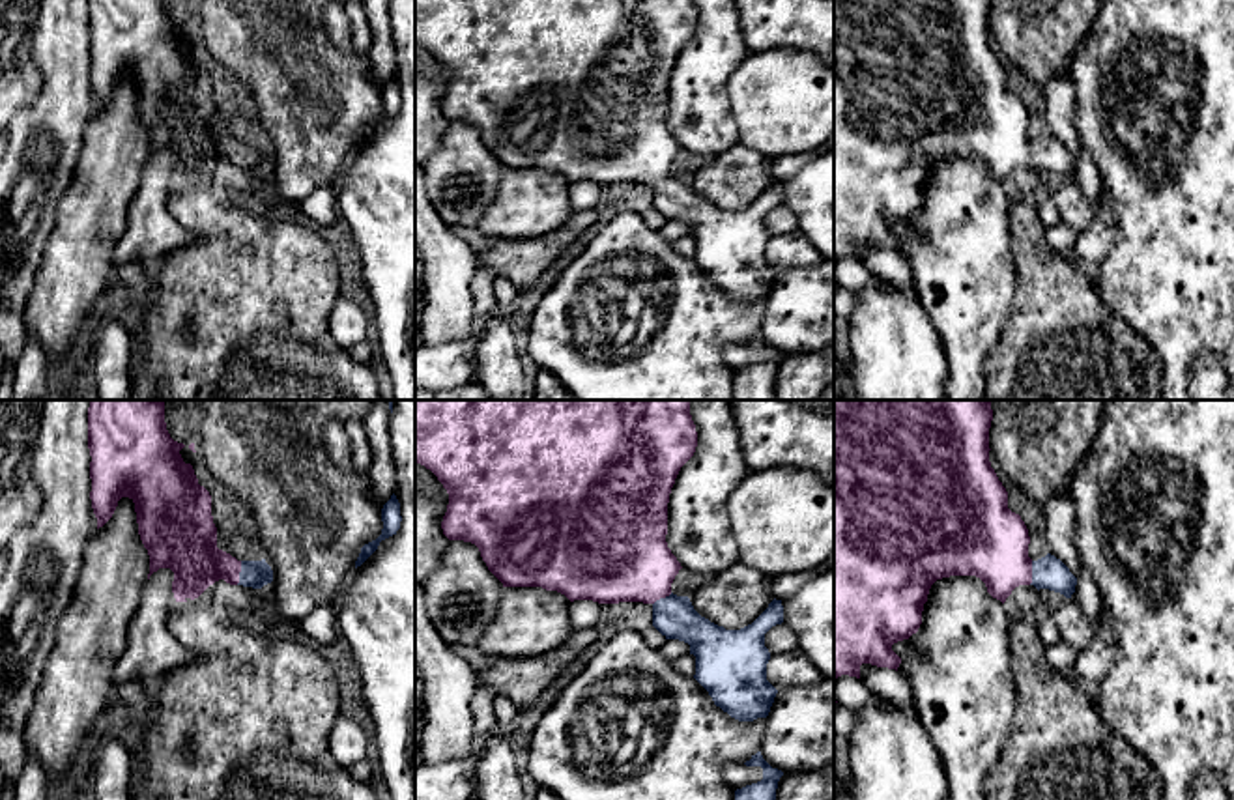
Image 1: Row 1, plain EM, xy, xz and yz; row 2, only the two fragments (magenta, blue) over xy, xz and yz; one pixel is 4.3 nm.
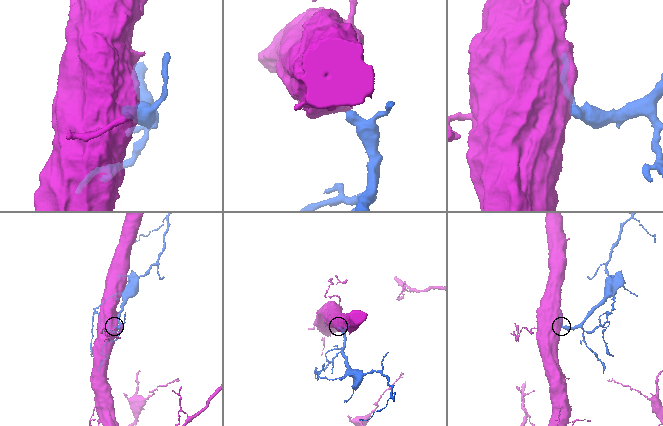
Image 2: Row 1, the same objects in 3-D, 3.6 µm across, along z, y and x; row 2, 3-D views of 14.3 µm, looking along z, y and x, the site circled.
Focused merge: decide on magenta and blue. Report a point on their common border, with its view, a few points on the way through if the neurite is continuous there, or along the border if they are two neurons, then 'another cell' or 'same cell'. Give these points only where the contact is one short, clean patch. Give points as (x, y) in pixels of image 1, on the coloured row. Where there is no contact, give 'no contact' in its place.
contact xy (240, 571); way xy (187, 546), (208, 565), (240, 571), (255, 574); same cell

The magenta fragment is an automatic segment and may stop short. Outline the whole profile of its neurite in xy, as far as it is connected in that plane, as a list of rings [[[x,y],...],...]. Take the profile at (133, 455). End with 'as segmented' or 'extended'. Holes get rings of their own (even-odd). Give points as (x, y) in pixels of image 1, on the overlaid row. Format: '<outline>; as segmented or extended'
[[[90,400],[88,407],[88,449],[90,449],[90,479],[92,479],[92,508],[97,518],[97,529],[114,514],[118,501],[129,497],[135,503],[138,535],[150,555],[150,574],[159,568],[174,572],[172,593],[176,602],[198,598],[209,585],[224,579],[230,585],[262,589],[273,581],[273,570],[262,561],[237,561],[230,553],[217,548],[217,527],[211,516],[211,495],[198,484],[194,469],[185,464],[179,450],[185,447],[170,437],[165,422],[166,400]]]; extended

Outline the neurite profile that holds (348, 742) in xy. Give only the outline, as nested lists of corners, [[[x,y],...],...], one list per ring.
[[[338,716],[329,733],[329,751],[342,764],[352,766],[366,757],[368,735],[348,716]]]

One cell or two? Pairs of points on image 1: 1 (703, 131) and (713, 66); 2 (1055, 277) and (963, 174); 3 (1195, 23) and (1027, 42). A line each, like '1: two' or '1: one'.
1: one
2: two
3: two

